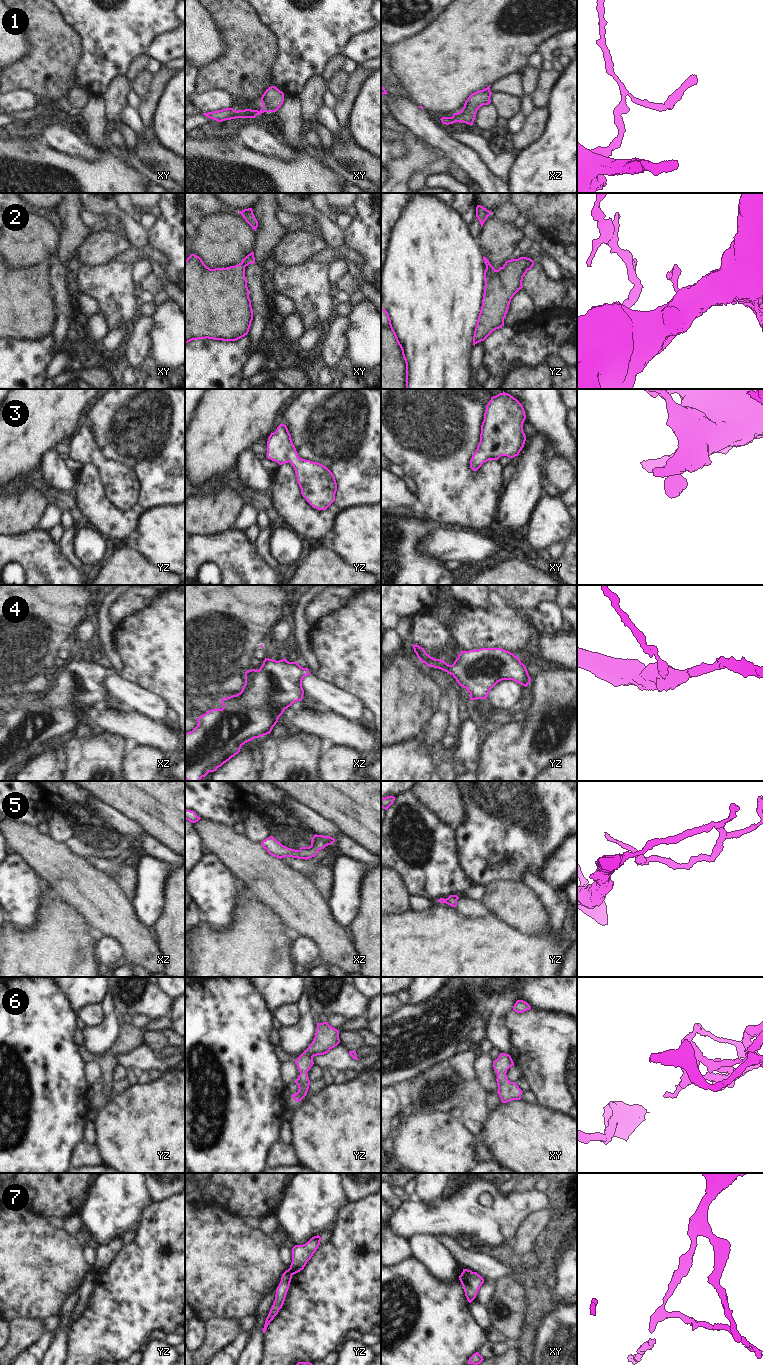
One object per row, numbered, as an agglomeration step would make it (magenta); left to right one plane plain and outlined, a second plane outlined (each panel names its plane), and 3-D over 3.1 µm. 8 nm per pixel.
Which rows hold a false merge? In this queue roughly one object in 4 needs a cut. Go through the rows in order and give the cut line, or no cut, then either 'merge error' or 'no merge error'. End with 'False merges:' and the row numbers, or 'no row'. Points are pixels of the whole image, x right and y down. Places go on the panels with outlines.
1: cut none; no merge error
2: cut none; no merge error
3: cut none; no merge error
4: cut none; no merge error
5: cut none; no merge error
6: cut none; no merge error
7: cut yz (287, 1270), (291, 1275); merge error
False merges: 7

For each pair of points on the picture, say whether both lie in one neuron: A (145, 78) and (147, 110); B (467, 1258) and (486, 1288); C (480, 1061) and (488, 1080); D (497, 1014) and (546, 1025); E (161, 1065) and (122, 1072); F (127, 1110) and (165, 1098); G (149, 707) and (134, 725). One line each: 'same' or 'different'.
A: different
B: different
C: same
D: different
E: different
F: same
G: different

